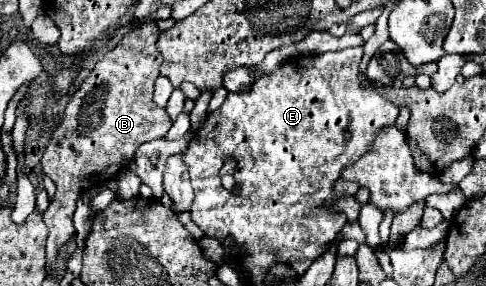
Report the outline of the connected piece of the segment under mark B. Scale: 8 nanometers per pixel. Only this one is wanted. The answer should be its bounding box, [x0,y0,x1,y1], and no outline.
[41,20,171,264]

